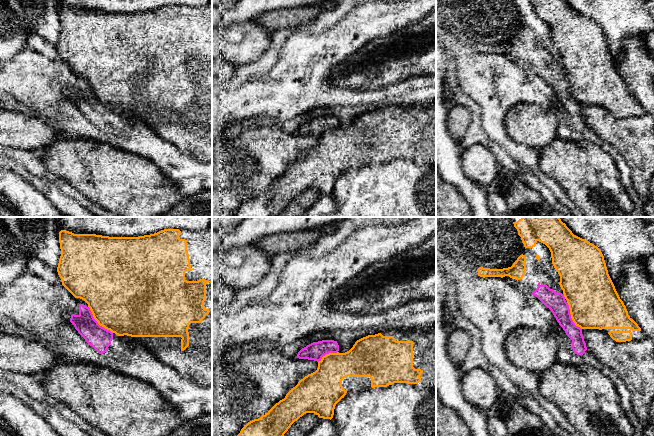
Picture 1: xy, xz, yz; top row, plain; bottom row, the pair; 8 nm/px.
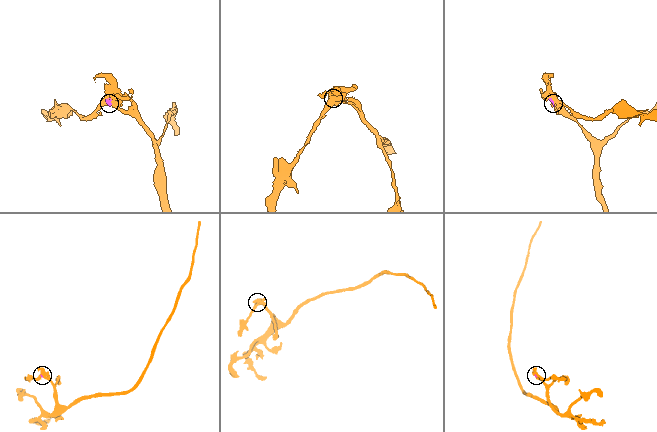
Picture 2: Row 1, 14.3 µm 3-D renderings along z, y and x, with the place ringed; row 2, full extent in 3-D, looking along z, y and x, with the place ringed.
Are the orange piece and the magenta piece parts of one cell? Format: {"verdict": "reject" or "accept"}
{"verdict": "reject"}

